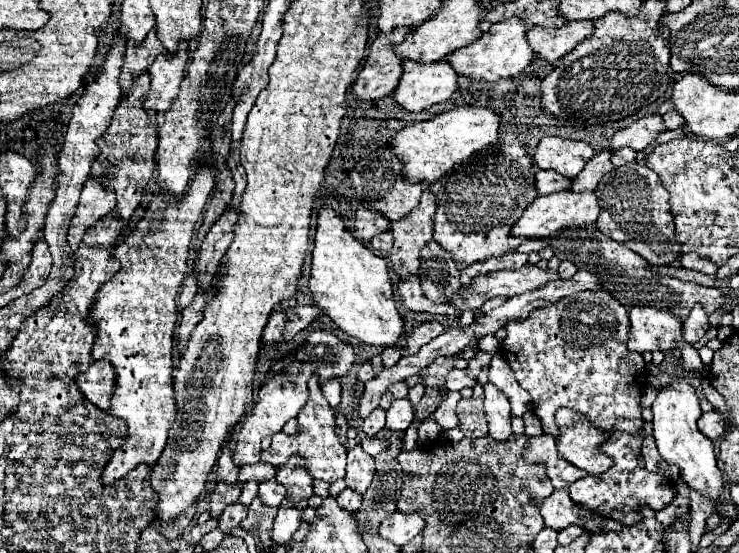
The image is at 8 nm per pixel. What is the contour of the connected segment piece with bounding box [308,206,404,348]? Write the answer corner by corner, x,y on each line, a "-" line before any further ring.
328,206
318,210
312,280
308,288
316,304
330,316
332,322
336,322
346,334
366,344
384,348
394,346
404,334
404,322
394,304
386,260
360,244
346,228
342,216

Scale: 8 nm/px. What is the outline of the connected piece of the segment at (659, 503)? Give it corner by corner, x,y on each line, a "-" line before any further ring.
642,432
638,436
632,434
612,434
604,446
602,452
606,452
610,458
614,458
614,464
608,472
604,472
602,476
586,476
578,482
574,482
568,492
570,498
588,508
594,510
602,516
610,514
612,510
620,510
620,512
634,512
638,510
638,506
642,506
642,502
646,502
652,510
662,510
664,506
668,506
674,498
674,488
672,482
668,482
668,478
662,478
658,474
650,474
648,470
640,468
636,462
636,454
640,452
640,444
642,444

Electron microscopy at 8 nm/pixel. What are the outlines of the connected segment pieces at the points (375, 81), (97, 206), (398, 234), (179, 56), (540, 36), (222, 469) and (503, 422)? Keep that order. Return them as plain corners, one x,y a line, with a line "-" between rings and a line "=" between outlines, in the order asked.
398,28
386,36
380,34
372,42
370,54
366,56
358,80
352,86
356,100
374,102
394,92
394,86
398,86
398,78
402,76
402,60
394,54
394,46
402,42
406,34
408,28
=
88,178
80,194
80,204
74,212
74,218
70,220
68,228
70,248
76,250
88,228
92,228
100,218
104,218
114,206
116,206
114,194
108,192
96,178
=
424,190
416,212
390,224
388,230
394,236
390,260
392,260
392,270
400,276
400,280
406,280
408,276
418,276
418,266
420,266
418,252
428,240
432,240
434,212
436,212
436,198
432,192
=
180,42
176,54
162,54
158,56
150,72
150,90
146,94
146,106
156,112
166,112
170,108
170,102
176,98
180,82
184,78
184,66
188,60
188,44
=
590,20
566,22
562,28
556,30
542,30
540,26
534,26
526,32
526,40
534,50
534,58
554,62
566,56
584,38
588,38
590,30
594,30
594,22
=
226,442
226,446
222,448
222,454
220,454
220,458
218,458
216,476
218,476
218,480
224,480
224,482
228,482
228,484
236,484
236,480
238,480
238,470
240,470
240,466
234,464
234,460
232,460
232,450
228,448
228,442
=
484,384
484,412
490,426
490,436
494,440
504,440
512,434
512,414
510,414
510,402
504,392
500,392
494,384

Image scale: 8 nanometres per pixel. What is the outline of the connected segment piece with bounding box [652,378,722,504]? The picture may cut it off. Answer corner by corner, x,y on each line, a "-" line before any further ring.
676,378
672,386
666,390
660,390
652,404
652,424
654,424
654,442
658,452
668,464
674,464
680,468
680,474
684,482
702,494
704,498
712,500
714,504
720,504
722,496
722,472
716,466
716,454
712,440
706,438
698,428
696,422
700,418
700,400
696,396
696,390
686,382
686,378

